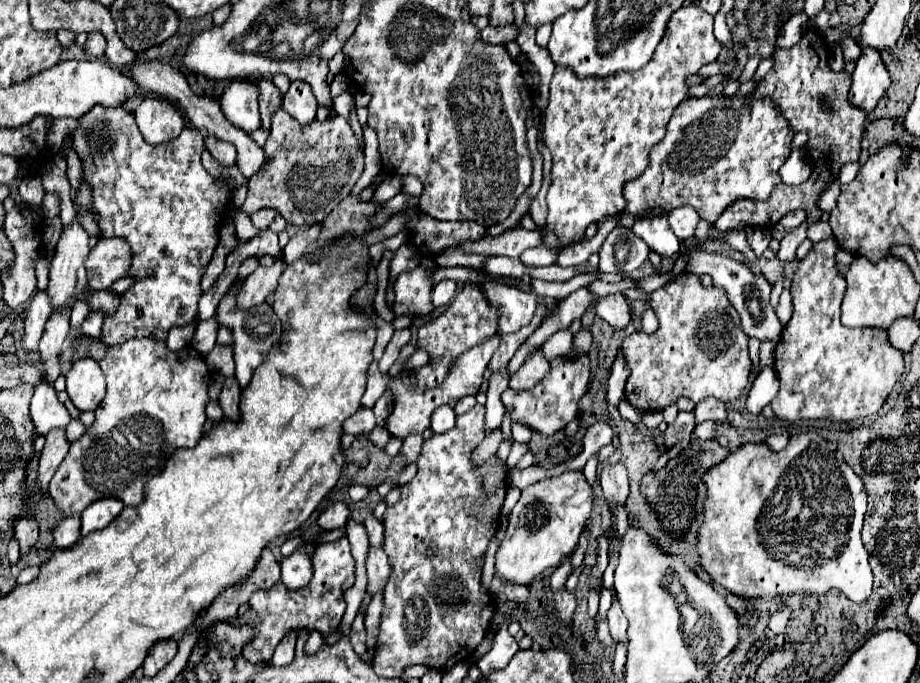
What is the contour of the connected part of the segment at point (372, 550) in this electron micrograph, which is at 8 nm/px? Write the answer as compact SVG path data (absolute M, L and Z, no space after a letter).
M369 547L369 555L367 555L367 591L371 595L375 595L377 591L381 591L387 583L387 577L391 575L391 567L387 561L387 555L381 547Z

